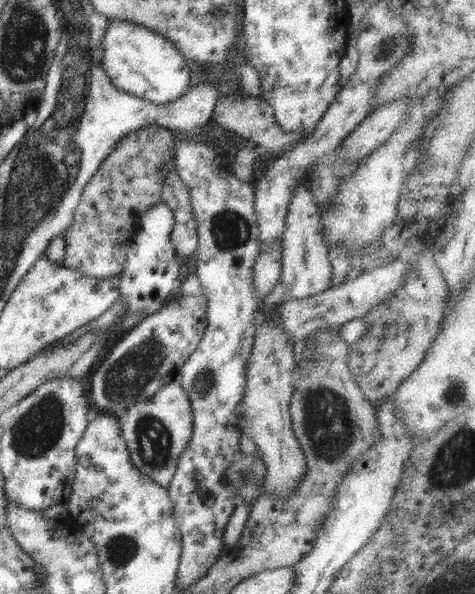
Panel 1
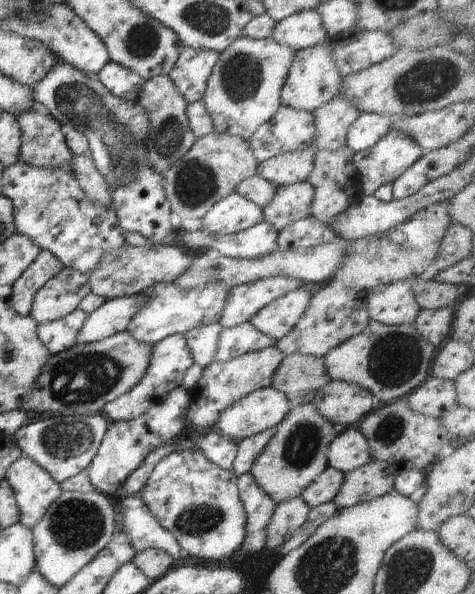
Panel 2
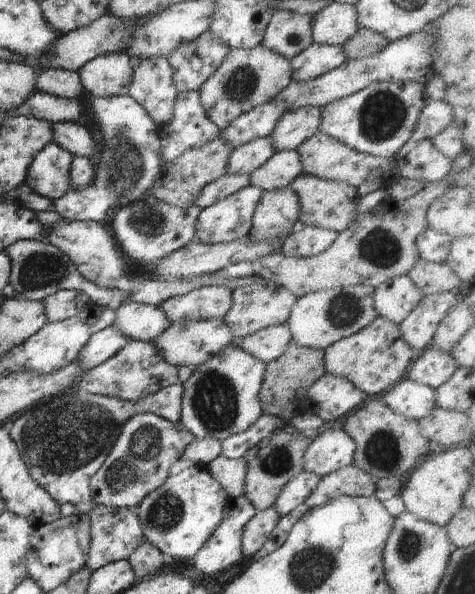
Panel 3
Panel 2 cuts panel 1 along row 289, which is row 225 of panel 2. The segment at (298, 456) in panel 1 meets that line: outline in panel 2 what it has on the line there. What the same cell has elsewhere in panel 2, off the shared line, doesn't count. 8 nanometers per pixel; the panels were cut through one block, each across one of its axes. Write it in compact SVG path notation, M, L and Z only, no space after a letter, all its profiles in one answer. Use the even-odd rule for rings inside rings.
M308 181L277 187L274 198L263 208L264 221L281 231L291 222L310 217L313 196Z

